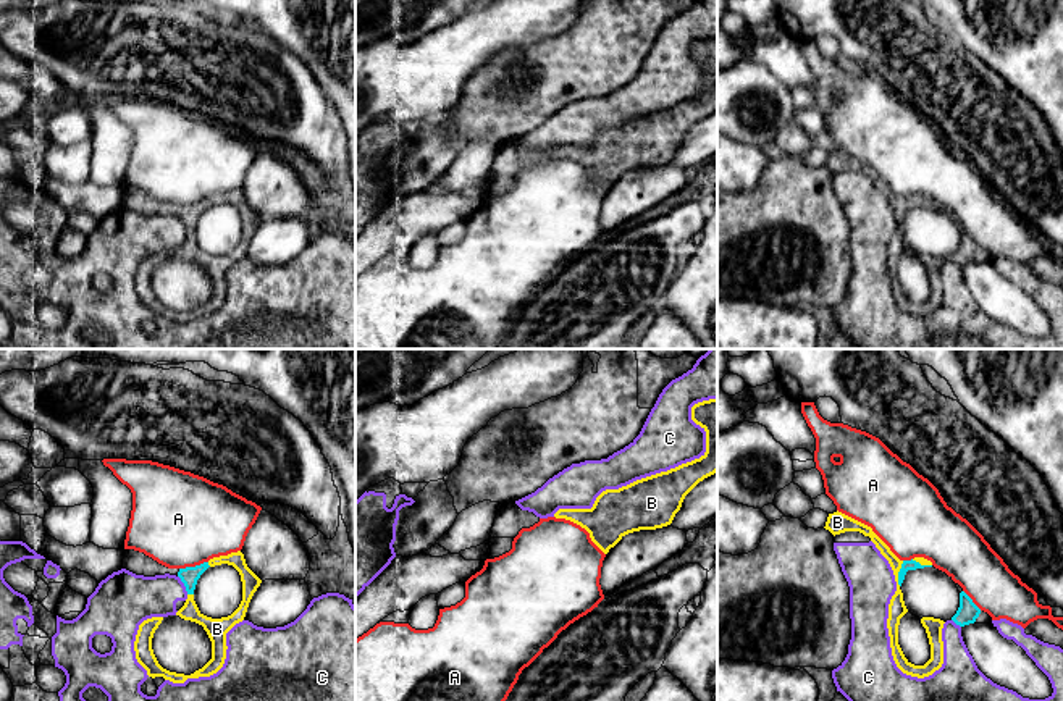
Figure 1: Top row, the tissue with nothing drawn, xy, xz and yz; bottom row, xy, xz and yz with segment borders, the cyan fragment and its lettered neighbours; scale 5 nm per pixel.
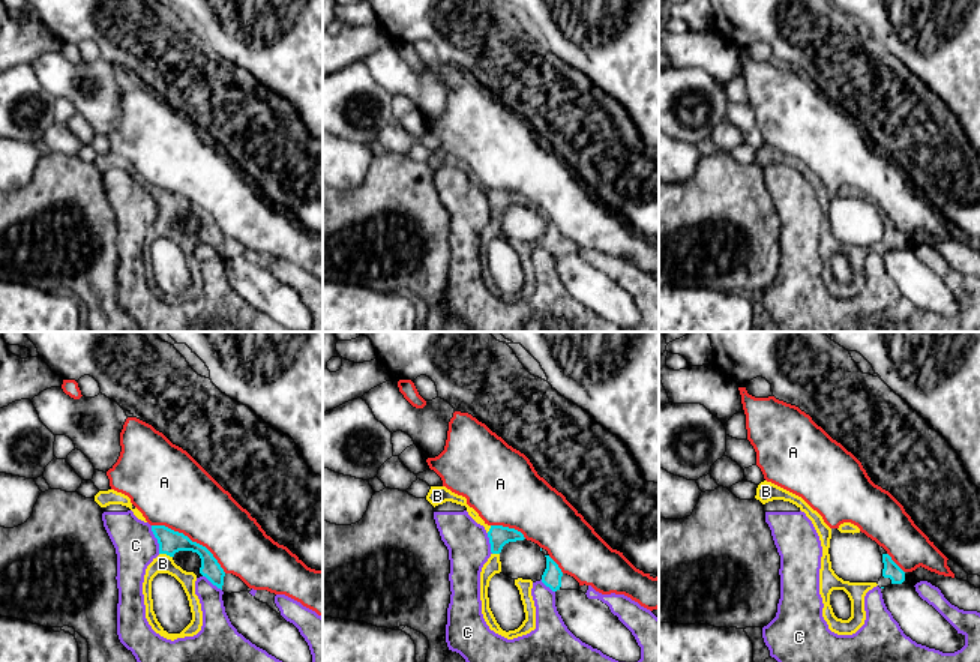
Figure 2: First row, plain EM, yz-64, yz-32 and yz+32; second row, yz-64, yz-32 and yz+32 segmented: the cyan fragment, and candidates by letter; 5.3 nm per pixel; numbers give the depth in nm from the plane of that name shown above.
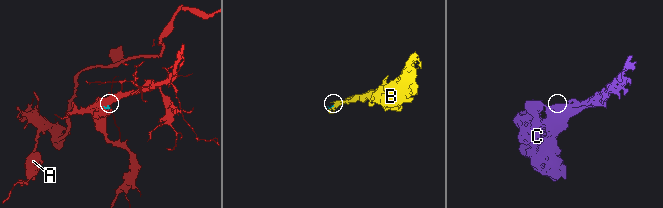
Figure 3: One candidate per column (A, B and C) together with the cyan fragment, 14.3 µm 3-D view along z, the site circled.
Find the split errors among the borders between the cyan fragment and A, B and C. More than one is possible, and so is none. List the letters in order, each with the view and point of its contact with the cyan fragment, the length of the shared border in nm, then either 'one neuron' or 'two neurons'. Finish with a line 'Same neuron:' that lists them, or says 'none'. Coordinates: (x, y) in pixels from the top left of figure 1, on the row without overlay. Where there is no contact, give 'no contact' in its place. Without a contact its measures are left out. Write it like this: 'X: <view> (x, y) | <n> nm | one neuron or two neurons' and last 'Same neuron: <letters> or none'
A: xy (193, 205) | 150 nm | two neurons
B: yz (899, 212) | 130 nm | one neuron
C: xy (184, 223) | 110 nm | two neurons
Same neuron: B

